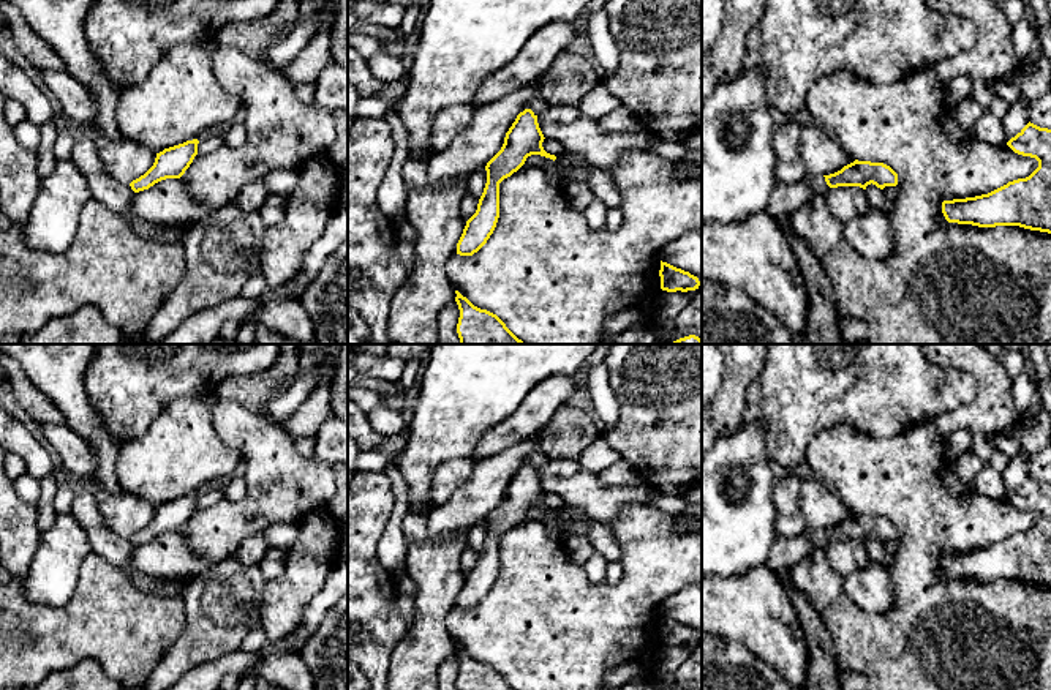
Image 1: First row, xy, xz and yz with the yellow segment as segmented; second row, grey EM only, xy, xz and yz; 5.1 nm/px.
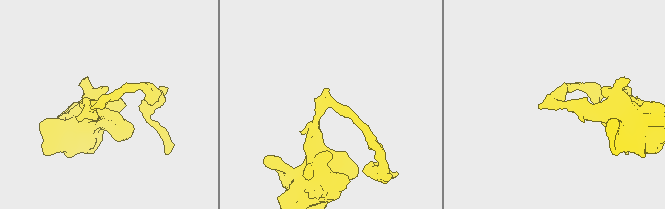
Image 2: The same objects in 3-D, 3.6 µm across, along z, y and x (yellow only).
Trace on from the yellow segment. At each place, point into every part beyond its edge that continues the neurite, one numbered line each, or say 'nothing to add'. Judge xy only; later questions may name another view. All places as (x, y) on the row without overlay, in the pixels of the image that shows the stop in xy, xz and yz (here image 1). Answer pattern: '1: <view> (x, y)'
nothing to add

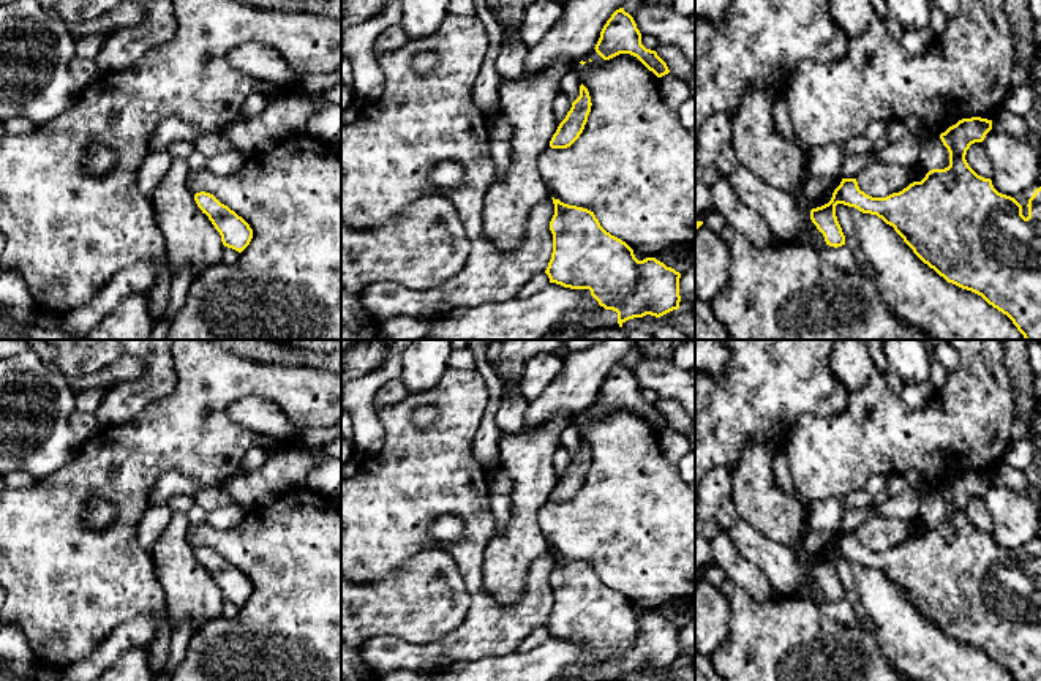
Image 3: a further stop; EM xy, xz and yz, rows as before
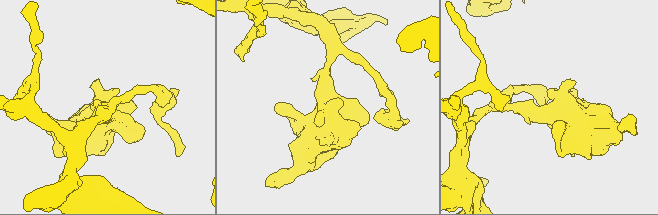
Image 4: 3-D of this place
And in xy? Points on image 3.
nothing to add

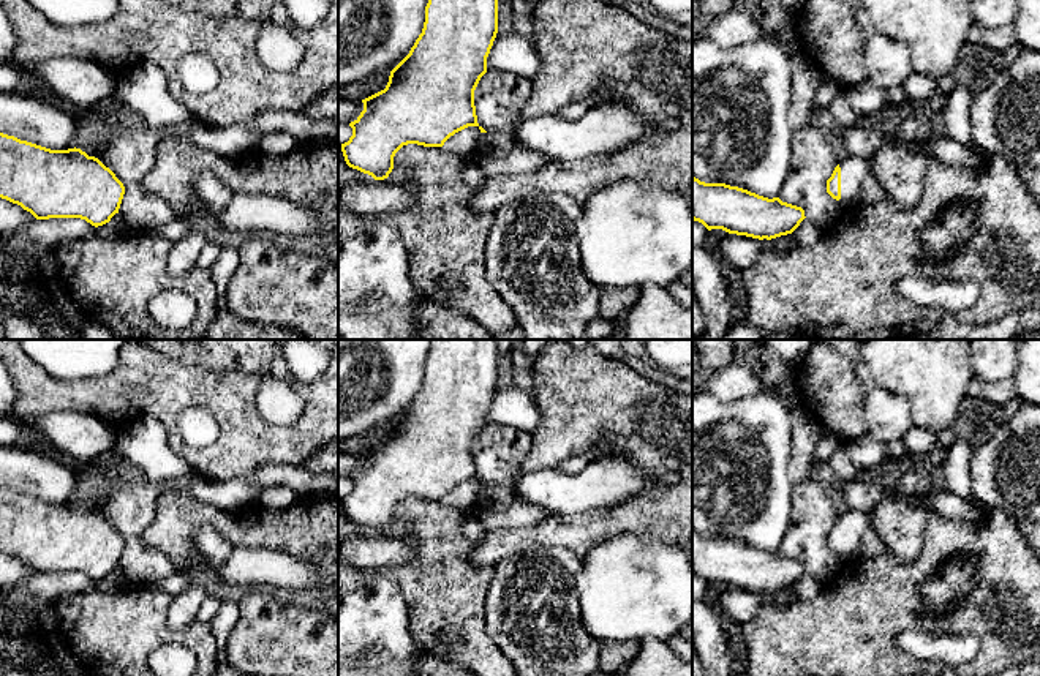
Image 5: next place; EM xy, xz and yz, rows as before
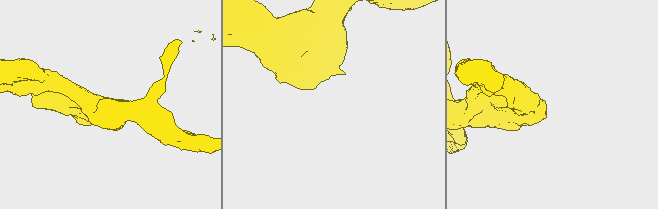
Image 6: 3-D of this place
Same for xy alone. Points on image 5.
nothing to add

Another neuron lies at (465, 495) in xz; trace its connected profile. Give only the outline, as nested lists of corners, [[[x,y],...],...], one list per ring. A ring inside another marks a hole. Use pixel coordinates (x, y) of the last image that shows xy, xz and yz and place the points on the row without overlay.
[[[468,480],[450,490],[443,502],[447,507],[468,509],[477,505],[479,480]]]

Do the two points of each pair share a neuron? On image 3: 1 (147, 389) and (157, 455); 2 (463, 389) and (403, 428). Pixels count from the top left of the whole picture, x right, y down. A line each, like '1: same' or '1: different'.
1: different
2: same

